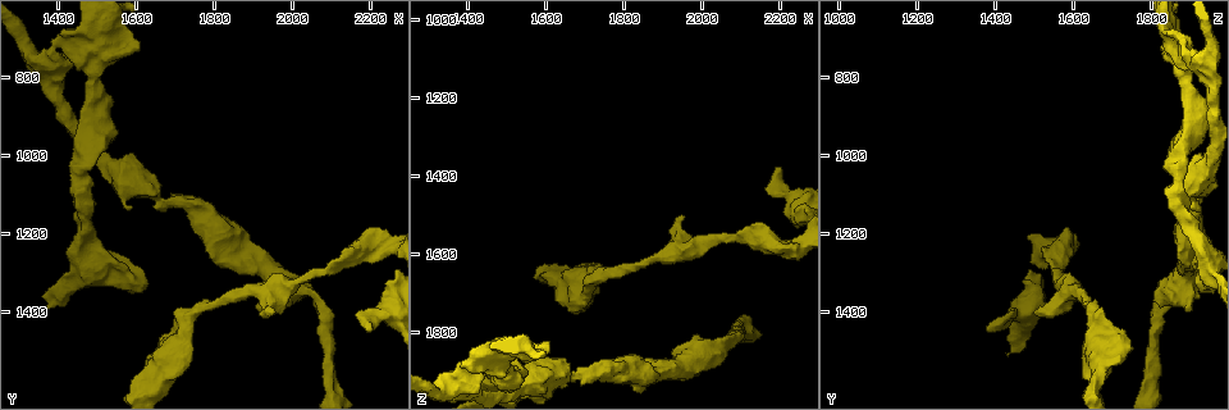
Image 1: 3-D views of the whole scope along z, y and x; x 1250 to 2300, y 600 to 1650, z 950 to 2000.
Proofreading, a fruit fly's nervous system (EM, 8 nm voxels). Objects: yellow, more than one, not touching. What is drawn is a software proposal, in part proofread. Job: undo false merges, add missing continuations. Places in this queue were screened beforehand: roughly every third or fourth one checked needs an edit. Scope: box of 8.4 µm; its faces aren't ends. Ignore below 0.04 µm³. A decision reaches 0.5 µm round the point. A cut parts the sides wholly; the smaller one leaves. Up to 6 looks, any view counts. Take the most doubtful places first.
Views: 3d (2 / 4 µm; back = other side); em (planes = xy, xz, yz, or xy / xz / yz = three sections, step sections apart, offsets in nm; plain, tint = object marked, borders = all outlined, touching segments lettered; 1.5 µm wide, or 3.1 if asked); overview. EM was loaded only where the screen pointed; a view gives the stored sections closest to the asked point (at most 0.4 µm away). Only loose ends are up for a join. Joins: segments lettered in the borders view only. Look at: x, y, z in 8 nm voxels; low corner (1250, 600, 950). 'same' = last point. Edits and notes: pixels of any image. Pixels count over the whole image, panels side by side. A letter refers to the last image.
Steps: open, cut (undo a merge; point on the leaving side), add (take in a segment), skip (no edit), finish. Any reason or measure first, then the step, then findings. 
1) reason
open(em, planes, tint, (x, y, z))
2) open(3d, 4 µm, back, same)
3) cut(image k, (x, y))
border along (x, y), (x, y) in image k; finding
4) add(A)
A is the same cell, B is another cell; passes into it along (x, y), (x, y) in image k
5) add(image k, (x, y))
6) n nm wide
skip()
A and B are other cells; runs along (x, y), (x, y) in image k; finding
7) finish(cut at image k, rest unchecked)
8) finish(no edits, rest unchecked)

open(em, planes, borders, (2185, 1440, 1385))

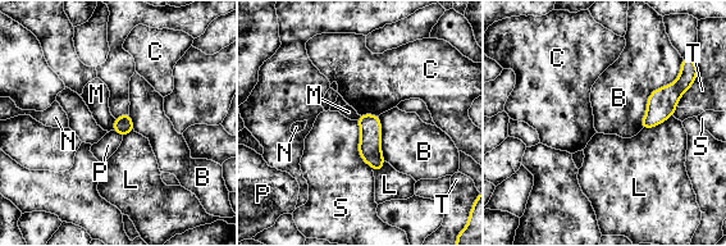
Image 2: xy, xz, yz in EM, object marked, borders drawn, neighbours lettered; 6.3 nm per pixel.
120 nm wide
skip()
B, C, L, M, N, P, S and T are other cells; border along (114, 118), (112, 130) in image 2; no lettered segment goes on from it

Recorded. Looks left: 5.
branch stops here
open(3d, 2 µm, back, (1960, 1400, 1510))

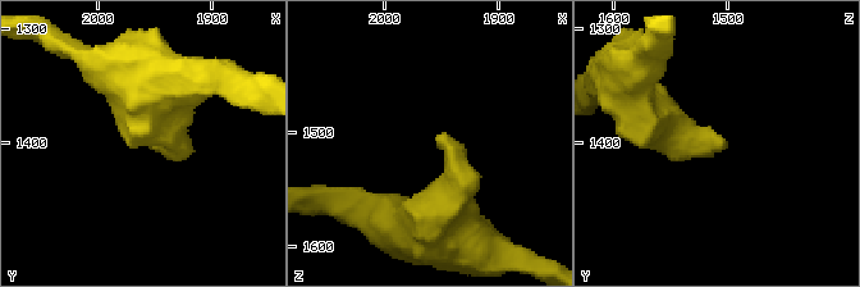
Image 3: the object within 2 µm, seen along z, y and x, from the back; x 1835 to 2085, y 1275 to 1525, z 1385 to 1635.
now the EM
open(em, xy, step 4, borders, (1954, 1400, 1506))

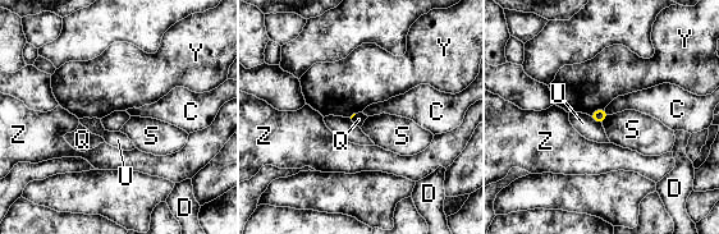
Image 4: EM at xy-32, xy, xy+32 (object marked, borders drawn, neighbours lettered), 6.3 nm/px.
skip()
C, D, Q, S, U, Y and Z are other cells; border along (608, 115), (601, 123) in image 4; no lettered segment goes on from it

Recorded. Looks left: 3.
branch stops here
open(3d, 4 µm, (1605, 730, 1830))

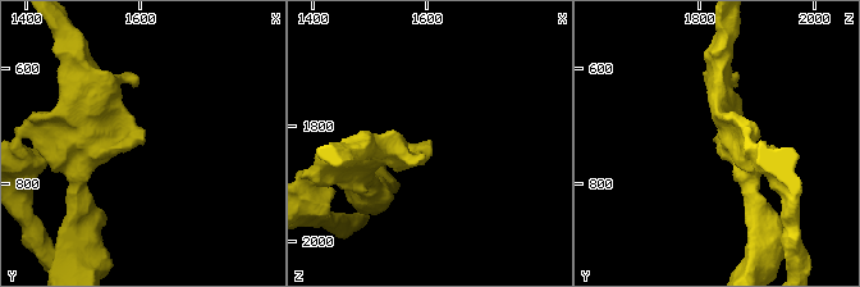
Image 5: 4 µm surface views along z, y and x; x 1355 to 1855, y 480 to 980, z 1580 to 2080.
now the EM
open(em, planes, borders, (1610, 730, 1830))

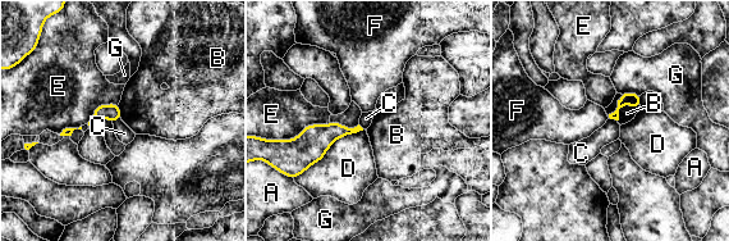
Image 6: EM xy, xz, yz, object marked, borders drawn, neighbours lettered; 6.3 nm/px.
D touches over 500 nm
skip()
A, B, C, D, E, F and G are other cells; none of them fits

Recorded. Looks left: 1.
finish(no edits, rest unchecked)

